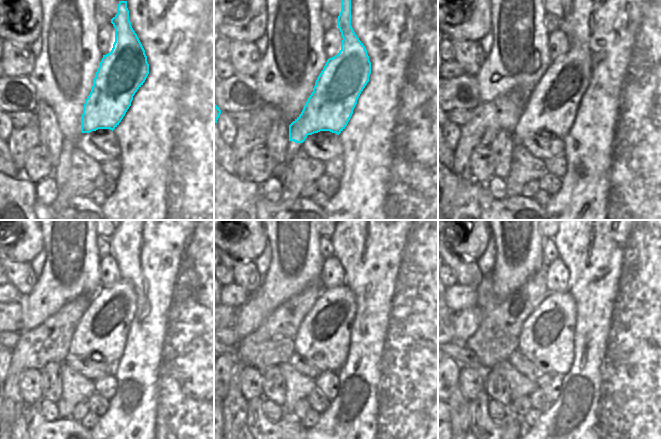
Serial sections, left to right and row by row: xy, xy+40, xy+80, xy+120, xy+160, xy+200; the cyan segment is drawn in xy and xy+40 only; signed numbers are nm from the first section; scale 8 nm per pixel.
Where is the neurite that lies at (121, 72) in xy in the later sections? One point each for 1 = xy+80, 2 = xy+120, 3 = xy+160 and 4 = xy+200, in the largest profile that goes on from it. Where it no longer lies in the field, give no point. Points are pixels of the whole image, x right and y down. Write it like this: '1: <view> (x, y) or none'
1: xy+80 (552, 106)
2: xy+120 (103, 328)
3: xy+160 (324, 335)
4: xy+200 (546, 339)

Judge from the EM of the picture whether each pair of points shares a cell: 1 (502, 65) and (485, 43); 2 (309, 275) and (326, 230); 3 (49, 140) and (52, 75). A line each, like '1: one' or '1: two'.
1: two
2: two
3: two

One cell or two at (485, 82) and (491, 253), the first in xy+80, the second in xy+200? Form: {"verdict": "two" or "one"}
{"verdict": "two"}

